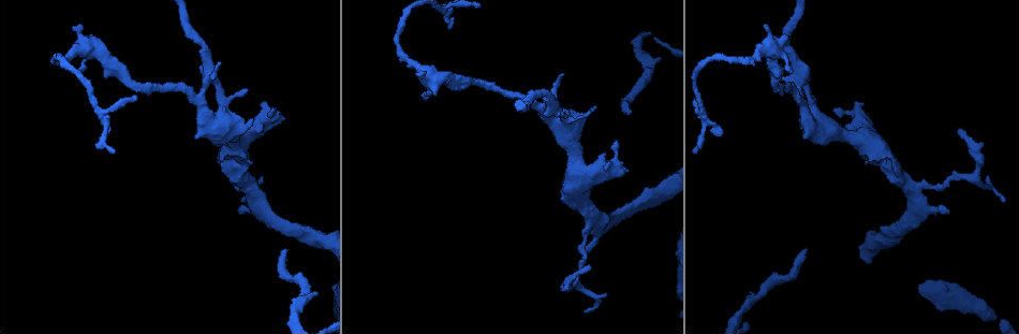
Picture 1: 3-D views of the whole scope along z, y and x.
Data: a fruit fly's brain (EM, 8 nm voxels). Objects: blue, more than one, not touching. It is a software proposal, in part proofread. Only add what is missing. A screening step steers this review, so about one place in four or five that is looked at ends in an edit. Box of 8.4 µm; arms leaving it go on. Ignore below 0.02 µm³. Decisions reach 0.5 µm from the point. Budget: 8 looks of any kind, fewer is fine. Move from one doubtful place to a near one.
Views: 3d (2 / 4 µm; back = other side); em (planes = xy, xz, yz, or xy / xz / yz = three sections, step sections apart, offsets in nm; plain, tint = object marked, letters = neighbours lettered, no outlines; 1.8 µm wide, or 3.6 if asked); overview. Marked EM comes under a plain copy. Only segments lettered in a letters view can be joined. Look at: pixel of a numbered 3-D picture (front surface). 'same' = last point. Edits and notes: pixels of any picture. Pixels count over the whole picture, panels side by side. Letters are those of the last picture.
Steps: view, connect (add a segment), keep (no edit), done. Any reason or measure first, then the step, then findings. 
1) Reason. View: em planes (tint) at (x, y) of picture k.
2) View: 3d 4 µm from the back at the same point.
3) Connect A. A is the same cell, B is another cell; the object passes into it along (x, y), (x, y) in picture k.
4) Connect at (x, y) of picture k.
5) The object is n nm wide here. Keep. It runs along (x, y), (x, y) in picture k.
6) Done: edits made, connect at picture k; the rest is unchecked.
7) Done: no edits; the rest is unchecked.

An open end. View: em xy step 16 (letters) at (273, 111) of picture 1.

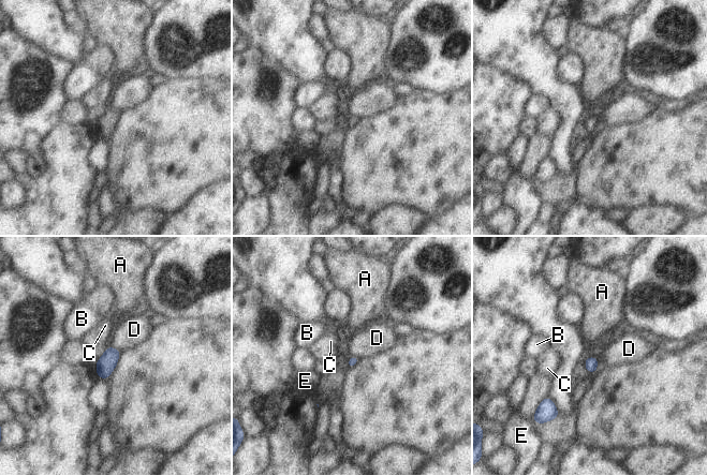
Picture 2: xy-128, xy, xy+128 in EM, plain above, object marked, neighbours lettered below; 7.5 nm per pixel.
Another direction. View: em planes (letters) at the same point.

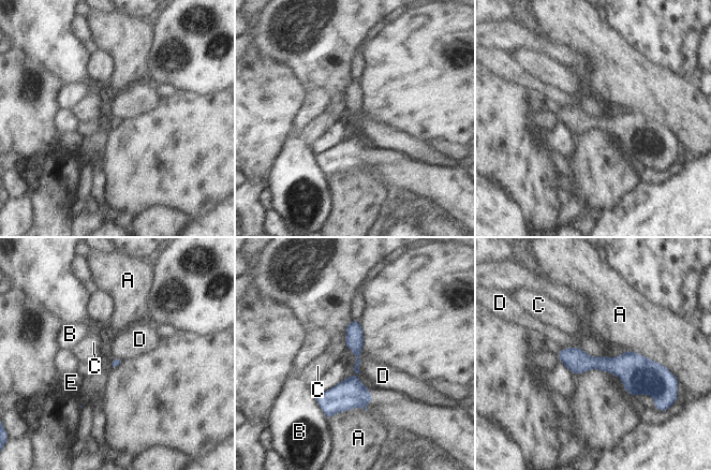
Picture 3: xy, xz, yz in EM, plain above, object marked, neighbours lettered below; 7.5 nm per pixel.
Keep. A, B, C, D and E are other cells; it runs along (560, 355), (584, 363), (658, 369) in picture 3; no lettered segment goes on from it.

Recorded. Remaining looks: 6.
Tapers out. View: 3d 2 µm at (589, 264) of picture 1.

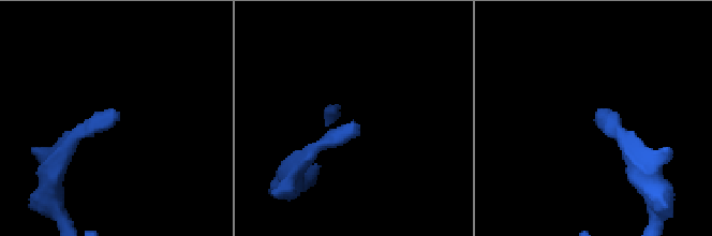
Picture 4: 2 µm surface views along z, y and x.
View: em planes (letters) at (598, 109) of picture 4.

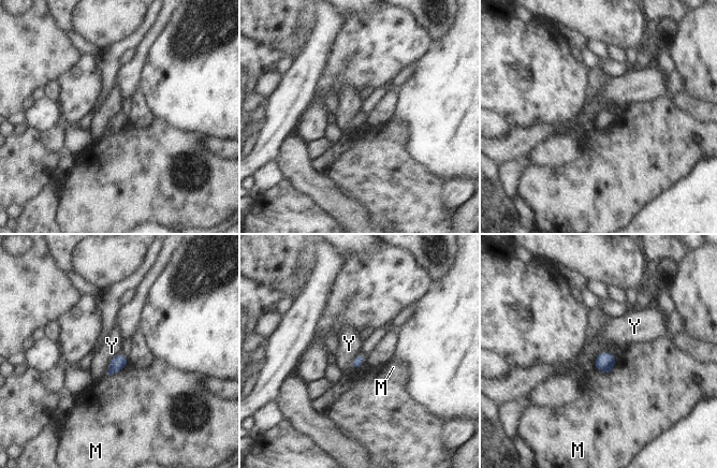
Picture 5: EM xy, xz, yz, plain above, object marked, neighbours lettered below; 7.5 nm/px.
Keep. M and Y are other cells; a border runs along (120, 351), (111, 360), (106, 375) in picture 5; no lettered segment goes on from it.

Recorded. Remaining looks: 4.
Branch stops here. View: 3d 4 µm at (807, 249) of picture 1.

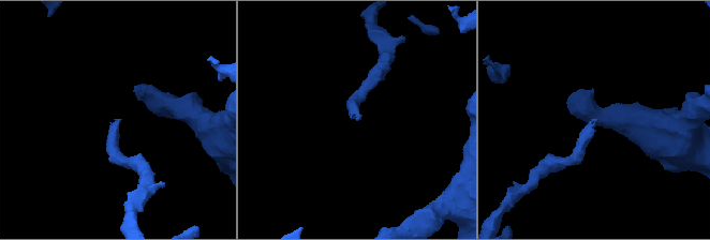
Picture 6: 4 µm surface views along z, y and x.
View: em planes (letters) at (117, 120) of picture 6.

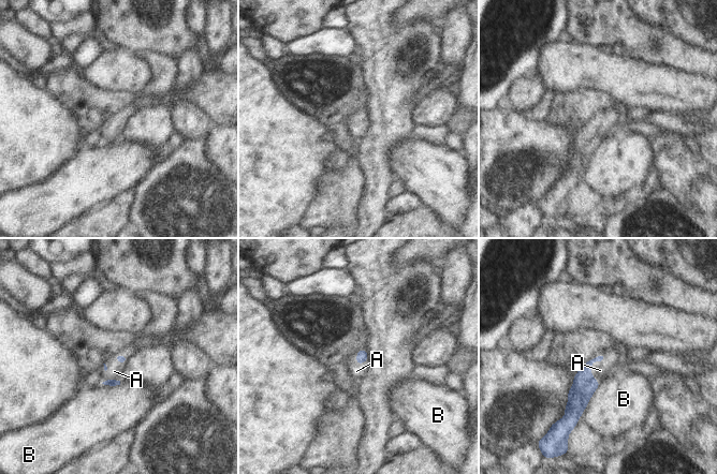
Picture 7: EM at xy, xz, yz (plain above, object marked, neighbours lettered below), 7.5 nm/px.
Connect A. A is the same cell, B is another cell; the neuron continues.

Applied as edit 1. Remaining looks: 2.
Done: edits made, connect at picture 7; the rest is unchecked.

